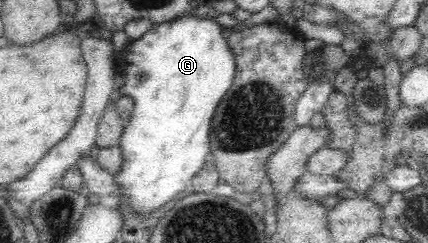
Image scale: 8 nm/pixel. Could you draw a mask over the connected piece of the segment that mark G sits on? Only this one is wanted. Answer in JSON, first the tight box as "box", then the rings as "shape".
{"box":[108,16,235,216],"shape":[[[195,16],[183,20],[172,20],[156,24],[151,30],[148,30],[142,38],[138,40],[129,41],[129,43],[115,55],[115,69],[117,73],[123,75],[122,84],[115,85],[115,90],[119,92],[119,96],[129,96],[133,100],[133,113],[129,120],[126,122],[124,130],[122,131],[119,140],[119,149],[122,153],[122,168],[120,172],[114,175],[115,186],[119,190],[119,196],[113,199],[113,195],[108,198],[113,202],[117,201],[120,204],[125,204],[131,208],[131,212],[135,216],[148,216],[150,212],[162,208],[174,200],[176,196],[184,192],[189,183],[192,182],[194,176],[203,168],[210,155],[209,136],[211,130],[211,124],[213,122],[213,114],[216,107],[222,97],[226,94],[228,88],[232,84],[235,62],[233,59],[232,51],[226,46],[226,36],[224,34],[225,28],[220,27],[218,23],[214,22],[214,18],[211,20],[201,20]]]}

